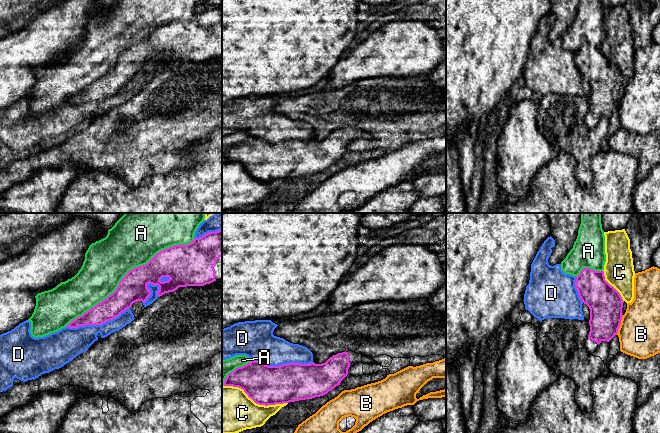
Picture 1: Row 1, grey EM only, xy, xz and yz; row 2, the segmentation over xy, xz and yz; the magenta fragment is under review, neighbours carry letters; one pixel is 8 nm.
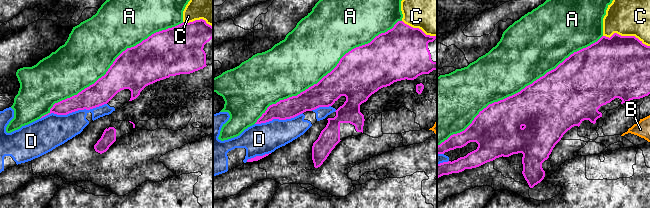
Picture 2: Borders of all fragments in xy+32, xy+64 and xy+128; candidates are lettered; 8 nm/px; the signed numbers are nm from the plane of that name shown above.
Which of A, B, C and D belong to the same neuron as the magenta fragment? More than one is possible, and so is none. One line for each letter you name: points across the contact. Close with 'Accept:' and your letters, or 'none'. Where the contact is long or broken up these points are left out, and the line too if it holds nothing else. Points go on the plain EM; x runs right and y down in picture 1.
Accept: none

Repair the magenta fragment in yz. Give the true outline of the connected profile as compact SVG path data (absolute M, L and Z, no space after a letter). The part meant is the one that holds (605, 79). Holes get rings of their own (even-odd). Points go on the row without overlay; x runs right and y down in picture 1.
M583 44L576 53L575 63L582 78L590 85L590 108L585 123L592 130L602 117L609 118L617 111L624 77L605 56L604 47Z

